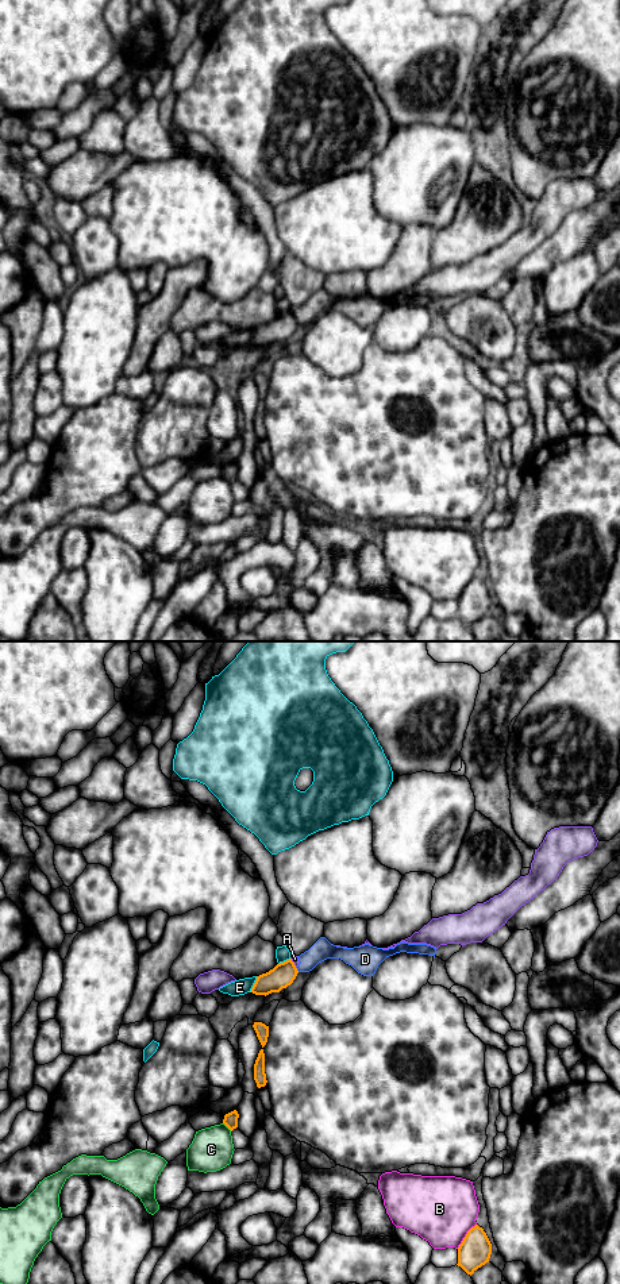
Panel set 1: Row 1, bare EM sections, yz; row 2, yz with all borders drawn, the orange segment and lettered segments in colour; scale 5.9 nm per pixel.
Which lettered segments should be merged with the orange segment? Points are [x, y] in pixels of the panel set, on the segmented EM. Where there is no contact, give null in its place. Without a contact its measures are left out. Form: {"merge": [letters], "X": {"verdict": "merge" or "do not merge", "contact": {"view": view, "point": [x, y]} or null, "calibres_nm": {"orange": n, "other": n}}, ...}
{"merge": [], "A": {"verdict": "do not merge", "contact": {"view": "yz", "point": [292, 961]}, "calibres_nm": {"orange": 140, "other": 50}}, "B": {"verdict": "do not merge", "contact": {"view": "yz", "point": [466, 1236]}, "calibres_nm": {"orange": 190, "other": 400}}, "C": {"verdict": "do not merge", "contact": {"view": "yz", "point": [227, 1126]}, "calibres_nm": {"orange": 80, "other": 260}}, "D": {"verdict": "do not merge", "contact": {"view": "yz", "point": [296, 970]}, "calibres_nm": {"orange": 140, "other": 120}}, "E": {"verdict": "do not merge", "contact": {"view": "yz", "point": [254, 984]}, "calibres_nm": {"orange": 140, "other": 100}}}

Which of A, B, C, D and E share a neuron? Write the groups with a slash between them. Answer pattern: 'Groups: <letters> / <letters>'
Groups: A D / B / C / E

